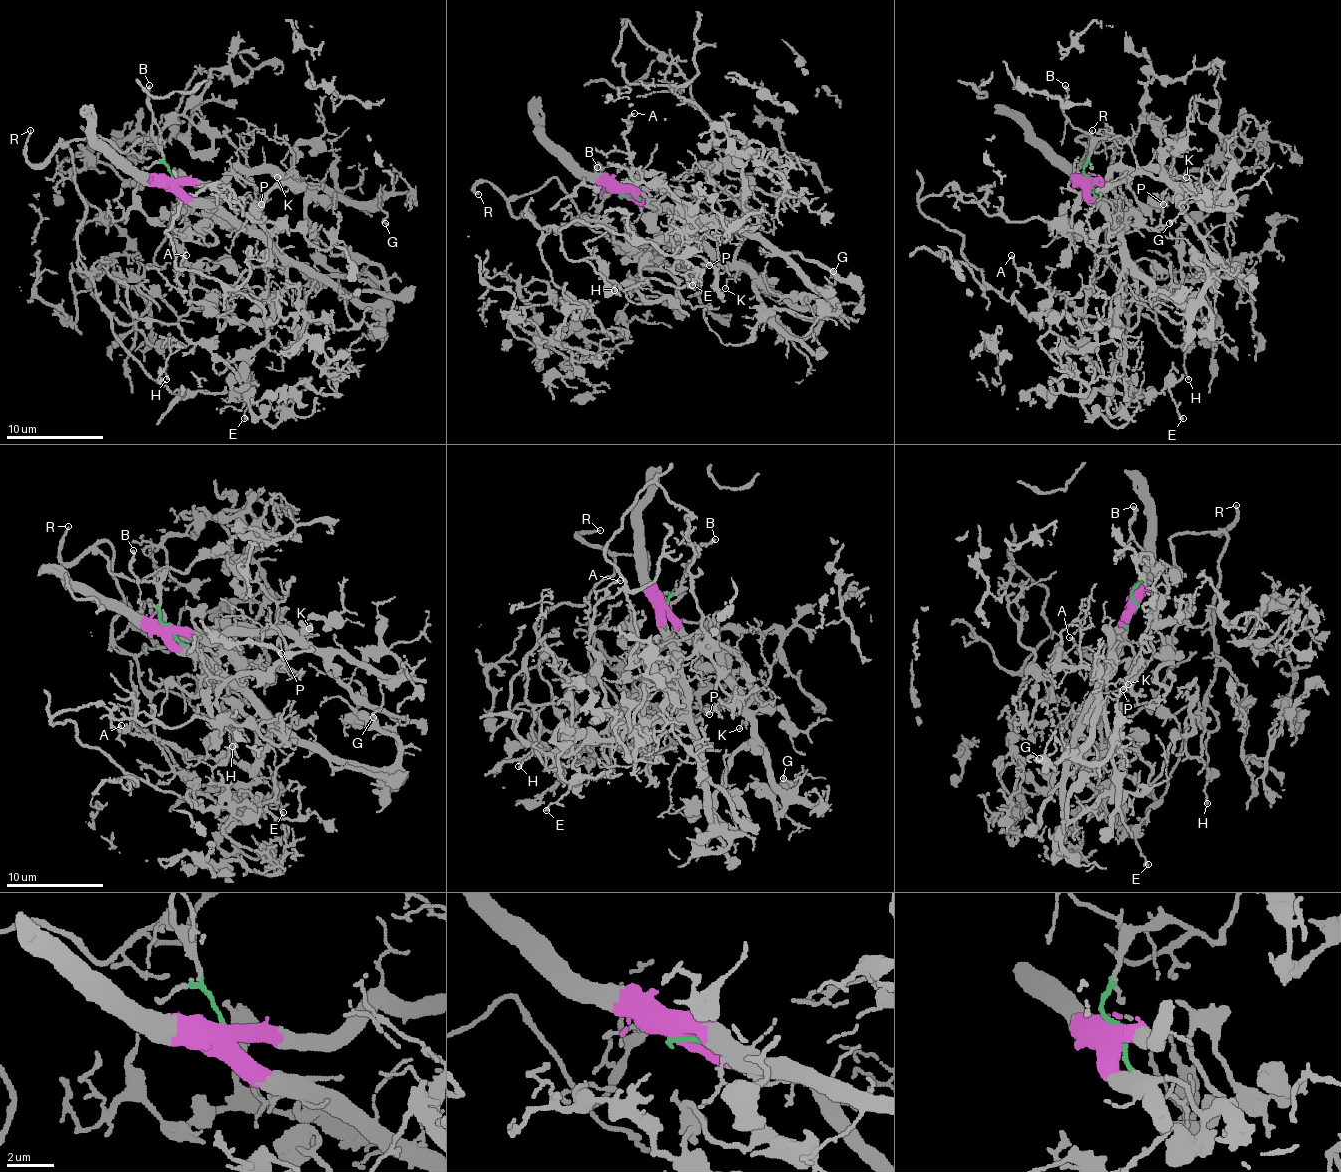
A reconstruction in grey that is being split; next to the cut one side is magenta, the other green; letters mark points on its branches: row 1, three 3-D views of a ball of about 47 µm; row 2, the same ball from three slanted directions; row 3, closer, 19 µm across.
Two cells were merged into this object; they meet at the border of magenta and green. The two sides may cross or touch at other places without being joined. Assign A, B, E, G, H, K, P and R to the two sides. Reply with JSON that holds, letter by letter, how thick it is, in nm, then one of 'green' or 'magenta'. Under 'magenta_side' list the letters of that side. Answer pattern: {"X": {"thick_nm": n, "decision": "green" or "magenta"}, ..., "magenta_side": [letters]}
{"A": {"thick_nm": 150, "decision": "green"}, "B": {"thick_nm": 200, "decision": "green"}, "E": {"thick_nm": 170, "decision": "green"}, "G": {"thick_nm": 180, "decision": "magenta"}, "H": {"thick_nm": 140, "decision": "green"}, "K": {"thick_nm": 100, "decision": "magenta"}, "P": {"thick_nm": 240, "decision": "green"}, "R": {"thick_nm": 150, "decision": "green"}, "magenta_side": ["G", "K"]}

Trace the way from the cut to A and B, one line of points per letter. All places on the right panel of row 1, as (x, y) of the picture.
A: (1091, 180), (1118, 137), (1076, 139), (1115, 146), (1108, 258), (1181, 321), (1086, 316), (1011, 256)
B: (1091, 180), (1084, 166), (1089, 161), (1091, 137), (1076, 129), (1062, 110), (1067, 93), (1064, 86)

